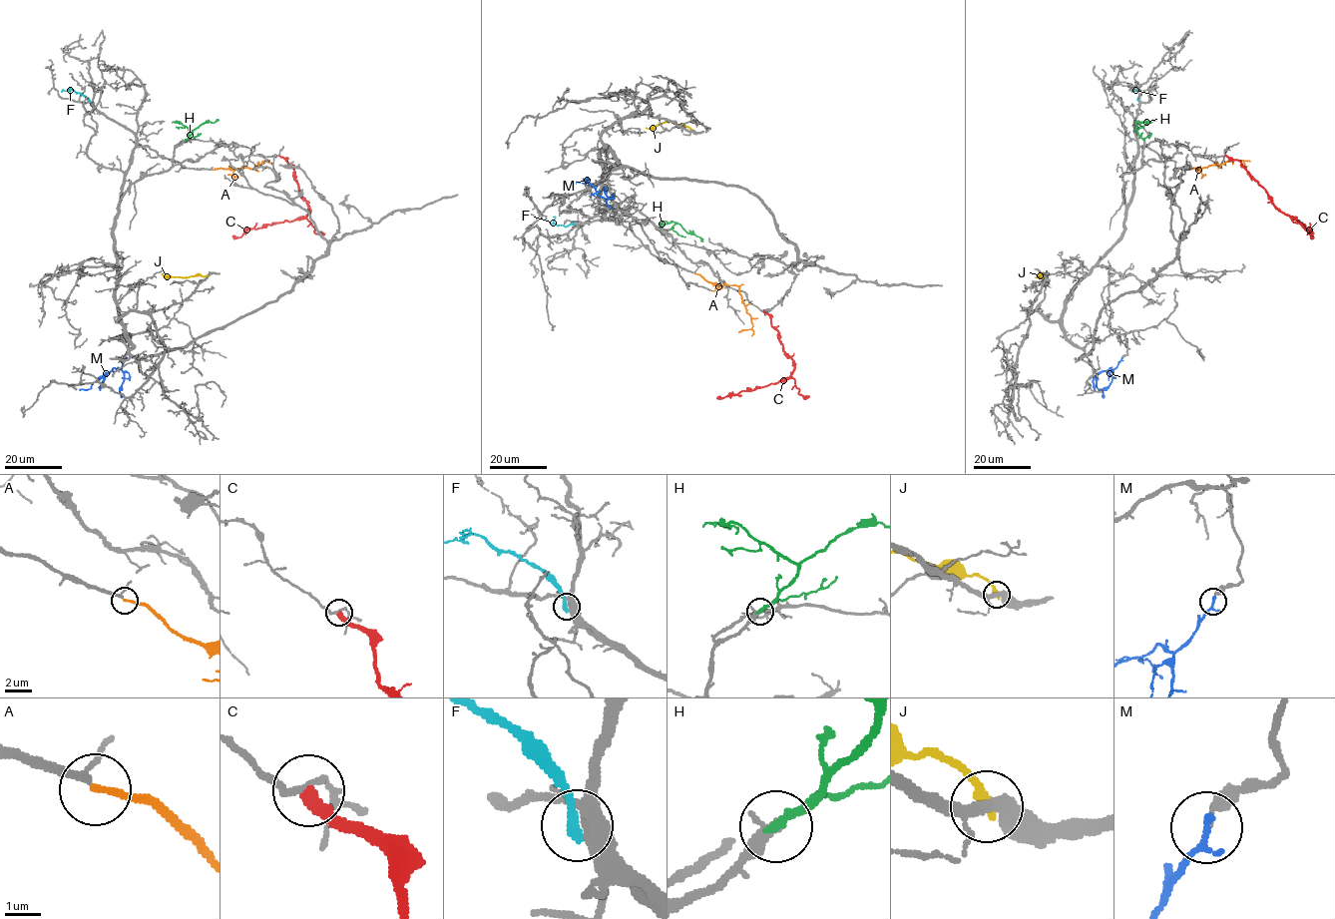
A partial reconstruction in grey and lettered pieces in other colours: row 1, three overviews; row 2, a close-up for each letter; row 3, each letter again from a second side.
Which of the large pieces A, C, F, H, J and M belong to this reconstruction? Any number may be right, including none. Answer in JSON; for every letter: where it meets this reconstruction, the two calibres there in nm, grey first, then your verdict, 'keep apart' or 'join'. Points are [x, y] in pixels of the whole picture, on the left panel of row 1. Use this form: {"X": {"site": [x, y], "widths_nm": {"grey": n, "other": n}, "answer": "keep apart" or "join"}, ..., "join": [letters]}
{"A": {"site": [211, 170], "widths_nm": {"grey": 180, "other": 200}, "answer": "join"}, "C": {"site": [278, 155], "widths_nm": {"grey": 150, "other": 320}, "answer": "keep apart"}, "F": {"site": [91, 105], "widths_nm": {"grey": 400, "other": 240}, "answer": "keep apart"}, "H": {"site": [184, 141], "widths_nm": {"grey": 400, "other": 240}, "answer": "join"}, "J": {"site": [208, 275], "widths_nm": {"grey": 400, "other": 280}, "answer": "keep apart"}, "M": {"site": [125, 358], "widths_nm": {"grey": 190, "other": 240}, "answer": "keep apart"}, "join": ["A", "H"]}

